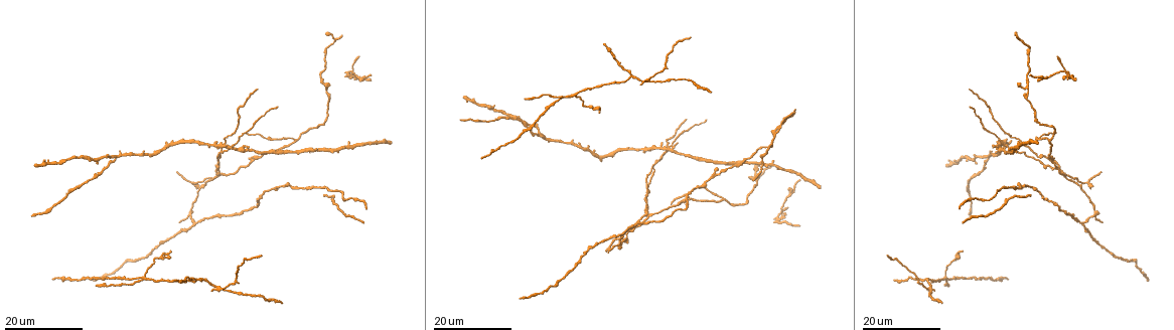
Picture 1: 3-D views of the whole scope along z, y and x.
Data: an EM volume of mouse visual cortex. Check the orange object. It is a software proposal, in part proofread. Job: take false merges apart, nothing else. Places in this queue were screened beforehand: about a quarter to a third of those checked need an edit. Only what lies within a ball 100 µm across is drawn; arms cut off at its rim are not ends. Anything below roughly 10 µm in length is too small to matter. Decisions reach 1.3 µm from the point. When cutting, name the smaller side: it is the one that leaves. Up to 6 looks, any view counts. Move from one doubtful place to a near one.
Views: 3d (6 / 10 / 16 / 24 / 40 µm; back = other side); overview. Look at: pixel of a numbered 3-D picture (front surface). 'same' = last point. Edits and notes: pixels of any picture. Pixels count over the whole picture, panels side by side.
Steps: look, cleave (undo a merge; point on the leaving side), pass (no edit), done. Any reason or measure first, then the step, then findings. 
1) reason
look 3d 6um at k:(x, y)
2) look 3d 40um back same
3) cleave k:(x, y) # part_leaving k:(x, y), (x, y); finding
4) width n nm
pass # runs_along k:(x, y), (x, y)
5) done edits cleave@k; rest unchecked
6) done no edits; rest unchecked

three-way junction
look 3d 16um at 1:(222, 288)

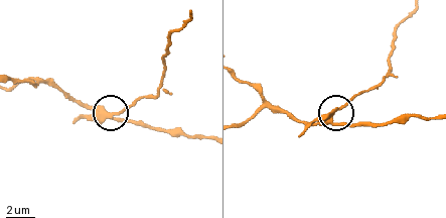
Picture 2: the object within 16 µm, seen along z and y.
look 3d 10um at 2:(329, 117)

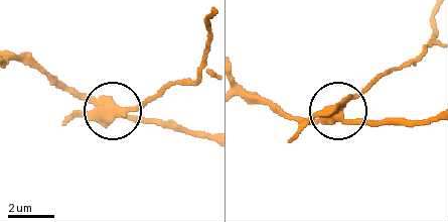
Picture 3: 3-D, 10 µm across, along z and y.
look 3d 10um back at 3:(112, 110)

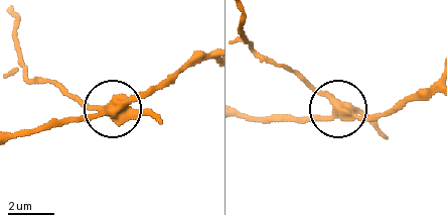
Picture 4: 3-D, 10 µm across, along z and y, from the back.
side_arm 19 um; arms 3
cleave 4:(90, 109) # two neurons meet here

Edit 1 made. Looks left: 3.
four-way junction
look 3d 24um at 1:(143, 279)

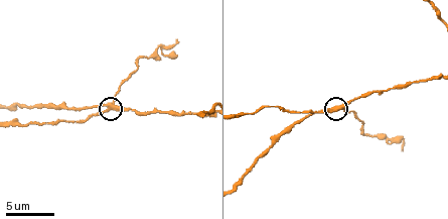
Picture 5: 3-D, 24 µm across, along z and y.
look 3d 10um at 5:(336, 107)

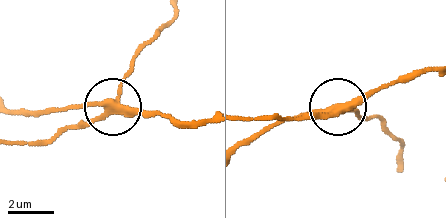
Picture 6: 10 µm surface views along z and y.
look 3d 10um back at 6:(116, 101)

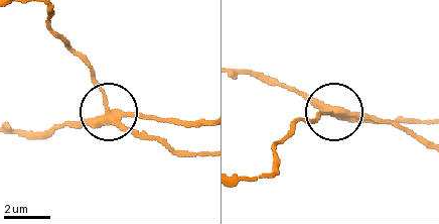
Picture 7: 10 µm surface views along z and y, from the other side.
cleave 7:(143, 133) # part_leaving 7:(111, 118), (98, 80), (55, 33), (49, 18); a second neuron is stuck on

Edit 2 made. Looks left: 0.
done edits cleave@4, cleave@7; rest unchecked

